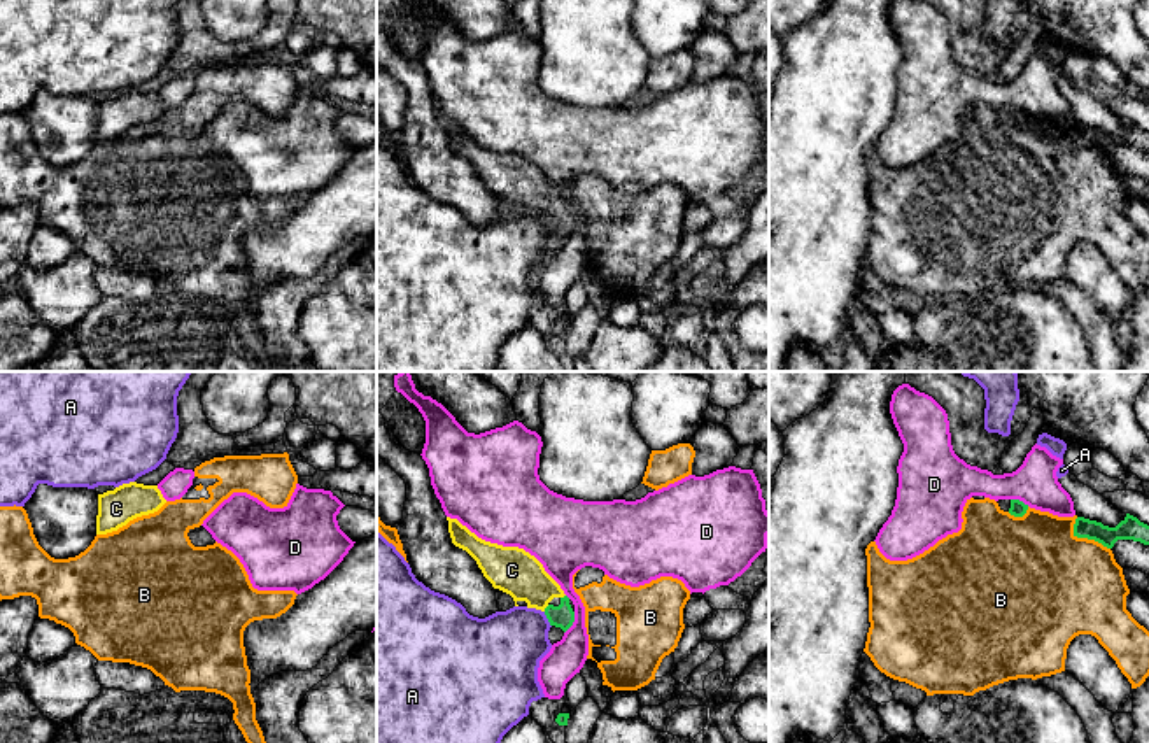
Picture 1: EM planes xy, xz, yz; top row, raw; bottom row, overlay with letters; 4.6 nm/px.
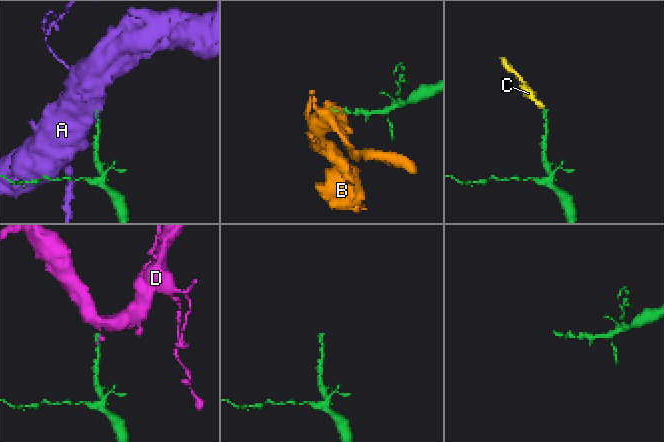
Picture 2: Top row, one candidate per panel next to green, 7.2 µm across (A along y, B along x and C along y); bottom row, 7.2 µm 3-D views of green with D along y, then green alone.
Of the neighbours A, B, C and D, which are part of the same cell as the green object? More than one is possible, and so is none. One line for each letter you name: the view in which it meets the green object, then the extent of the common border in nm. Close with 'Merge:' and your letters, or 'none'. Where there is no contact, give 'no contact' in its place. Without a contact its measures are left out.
C: xz | 40 nm
Merge: C

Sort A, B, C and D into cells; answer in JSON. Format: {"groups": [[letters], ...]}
{"groups": [["A"], ["B"], ["C"], ["D"]]}

